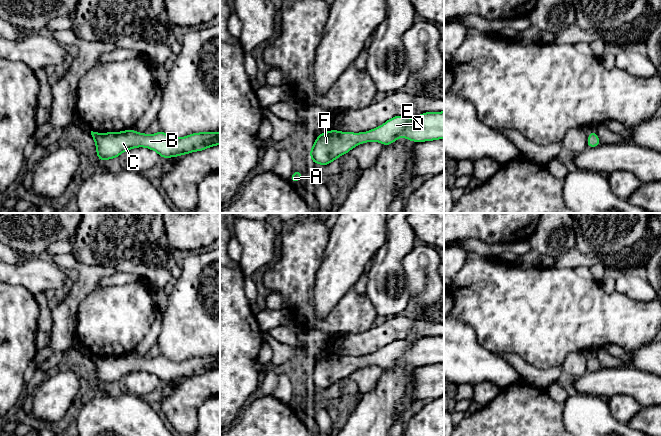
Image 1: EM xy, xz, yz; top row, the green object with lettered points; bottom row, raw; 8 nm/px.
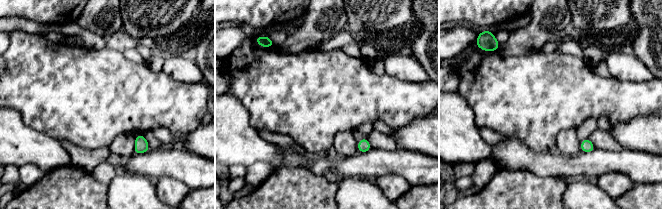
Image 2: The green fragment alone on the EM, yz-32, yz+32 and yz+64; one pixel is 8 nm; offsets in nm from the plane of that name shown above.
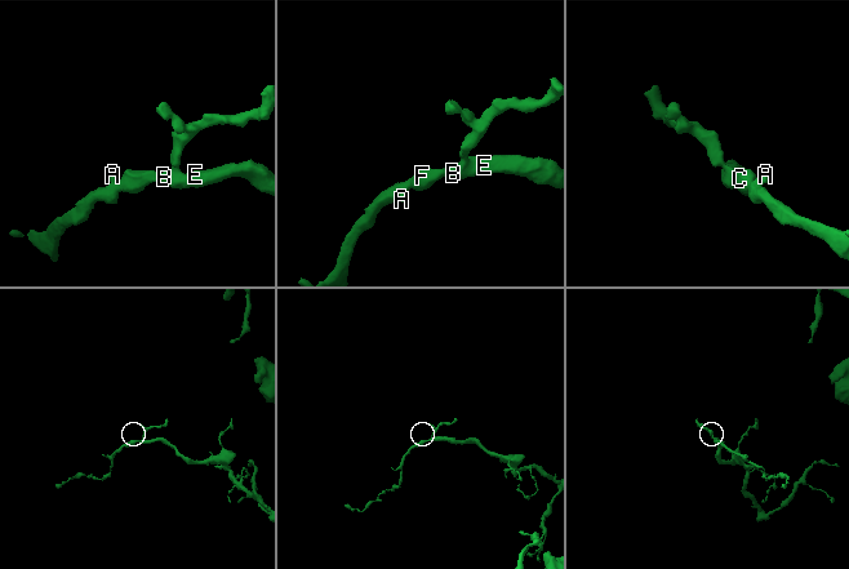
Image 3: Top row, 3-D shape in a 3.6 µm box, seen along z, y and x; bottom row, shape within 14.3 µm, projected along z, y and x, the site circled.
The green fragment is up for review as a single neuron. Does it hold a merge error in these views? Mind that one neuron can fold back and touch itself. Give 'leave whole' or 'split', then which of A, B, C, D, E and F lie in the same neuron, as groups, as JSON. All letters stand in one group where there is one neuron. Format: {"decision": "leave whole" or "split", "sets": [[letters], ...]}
{"decision": "leave whole", "sets": [["A", "B", "C", "D", "E", "F"]]}

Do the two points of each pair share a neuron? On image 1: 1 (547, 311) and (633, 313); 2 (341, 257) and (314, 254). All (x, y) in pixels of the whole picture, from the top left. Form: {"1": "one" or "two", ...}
{"1": "one", "2": "two"}

